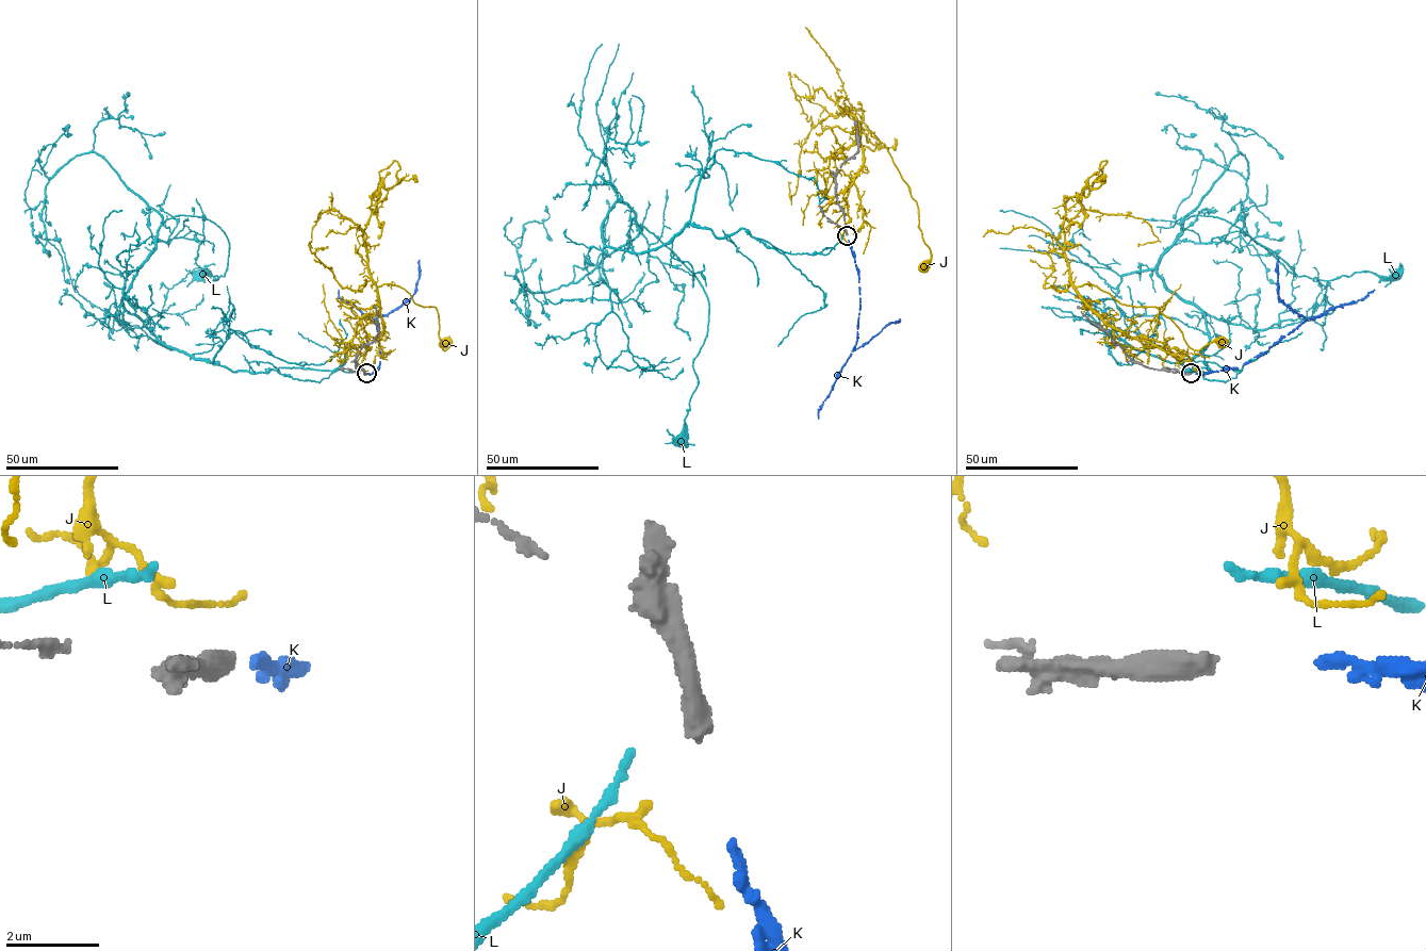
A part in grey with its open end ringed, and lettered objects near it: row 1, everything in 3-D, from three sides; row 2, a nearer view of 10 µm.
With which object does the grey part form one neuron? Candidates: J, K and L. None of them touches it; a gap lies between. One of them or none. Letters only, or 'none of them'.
K

